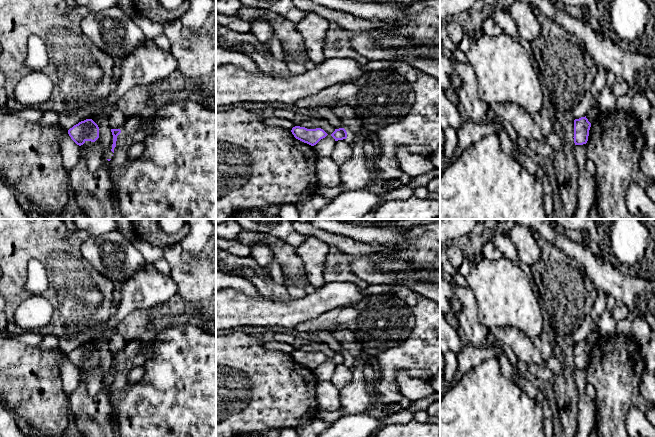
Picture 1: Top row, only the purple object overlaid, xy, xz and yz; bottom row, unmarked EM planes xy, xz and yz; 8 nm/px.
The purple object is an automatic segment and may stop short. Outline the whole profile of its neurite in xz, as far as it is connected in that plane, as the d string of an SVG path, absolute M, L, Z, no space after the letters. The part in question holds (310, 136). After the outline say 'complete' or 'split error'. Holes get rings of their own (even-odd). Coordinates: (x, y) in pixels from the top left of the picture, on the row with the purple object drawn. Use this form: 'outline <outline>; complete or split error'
outline M295 126L291 130L294 137L311 146L316 145L321 139L328 134L321 128L307 129L305 127Z; complete

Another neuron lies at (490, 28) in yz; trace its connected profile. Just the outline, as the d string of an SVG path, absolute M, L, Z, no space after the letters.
M485 17L481 27L484 34L488 36L497 36L503 32L502 28L489 17Z

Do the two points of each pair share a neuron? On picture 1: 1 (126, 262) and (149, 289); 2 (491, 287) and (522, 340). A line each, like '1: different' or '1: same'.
1: different
2: different

